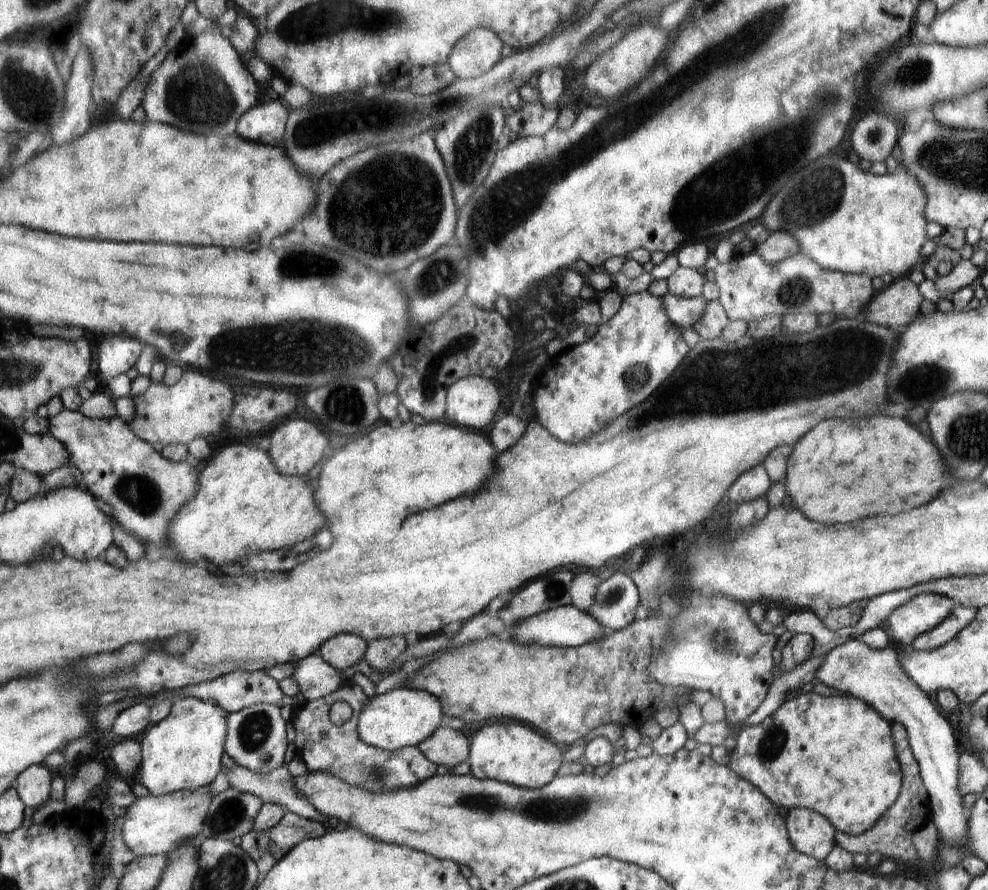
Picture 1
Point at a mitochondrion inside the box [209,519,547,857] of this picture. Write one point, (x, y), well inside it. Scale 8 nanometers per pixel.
(256, 729)

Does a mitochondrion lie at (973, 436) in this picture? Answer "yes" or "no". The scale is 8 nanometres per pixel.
yes

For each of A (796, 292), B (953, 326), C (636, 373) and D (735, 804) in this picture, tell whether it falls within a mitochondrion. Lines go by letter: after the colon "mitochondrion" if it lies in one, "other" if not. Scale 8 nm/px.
A: mitochondrion
B: other
C: mitochondrion
D: other

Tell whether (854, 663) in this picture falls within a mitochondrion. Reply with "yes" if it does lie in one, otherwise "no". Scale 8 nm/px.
yes

